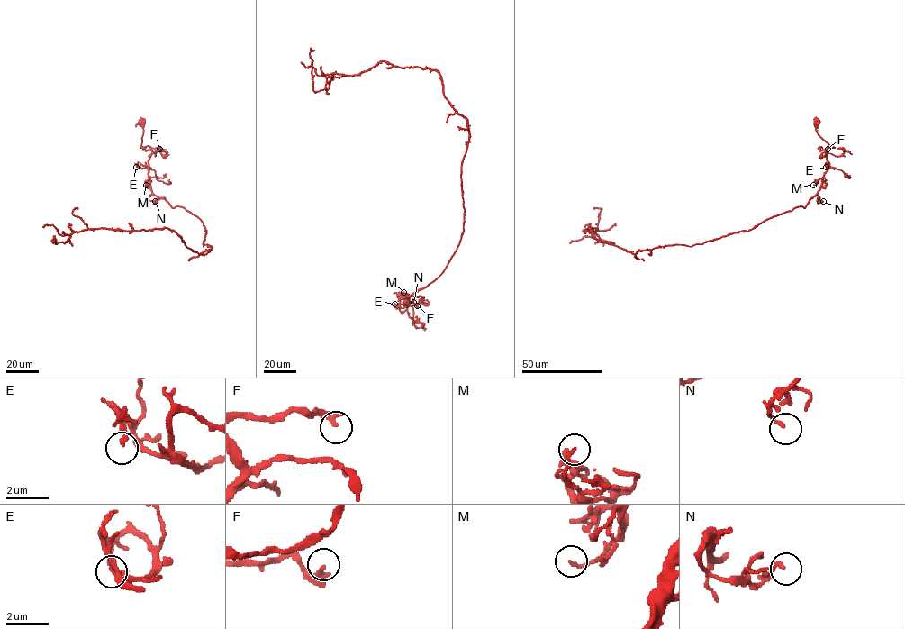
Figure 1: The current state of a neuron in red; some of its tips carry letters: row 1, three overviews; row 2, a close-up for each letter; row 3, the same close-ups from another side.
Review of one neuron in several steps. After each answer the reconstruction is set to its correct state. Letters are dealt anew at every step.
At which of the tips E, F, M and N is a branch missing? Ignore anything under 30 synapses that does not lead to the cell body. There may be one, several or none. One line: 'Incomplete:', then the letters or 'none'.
Incomplete: F

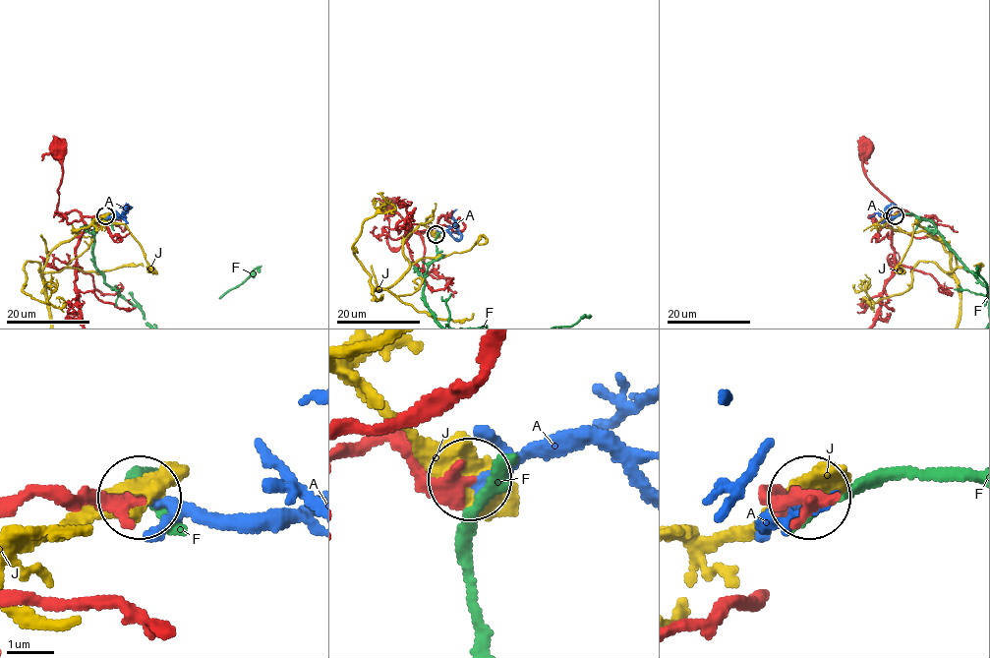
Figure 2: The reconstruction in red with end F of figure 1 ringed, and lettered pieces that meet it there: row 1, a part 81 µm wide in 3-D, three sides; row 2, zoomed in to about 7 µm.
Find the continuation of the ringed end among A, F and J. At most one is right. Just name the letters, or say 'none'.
A

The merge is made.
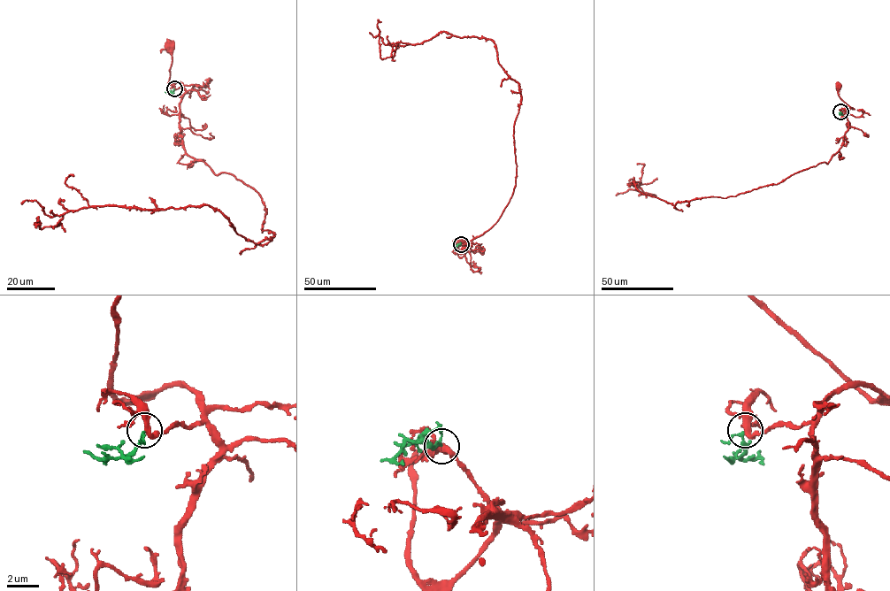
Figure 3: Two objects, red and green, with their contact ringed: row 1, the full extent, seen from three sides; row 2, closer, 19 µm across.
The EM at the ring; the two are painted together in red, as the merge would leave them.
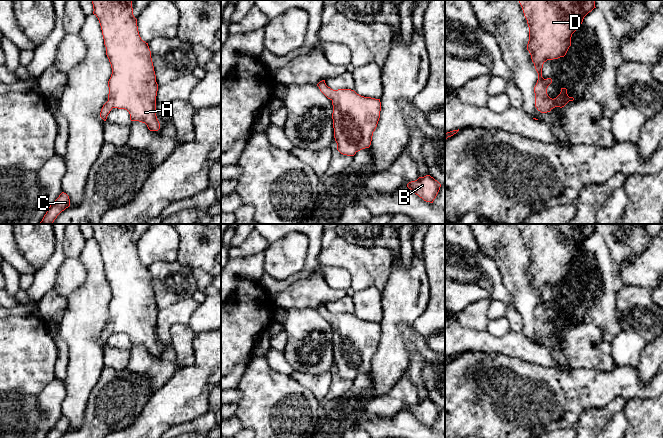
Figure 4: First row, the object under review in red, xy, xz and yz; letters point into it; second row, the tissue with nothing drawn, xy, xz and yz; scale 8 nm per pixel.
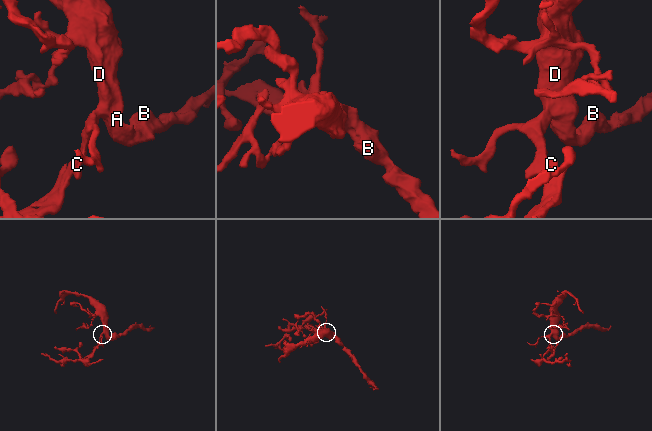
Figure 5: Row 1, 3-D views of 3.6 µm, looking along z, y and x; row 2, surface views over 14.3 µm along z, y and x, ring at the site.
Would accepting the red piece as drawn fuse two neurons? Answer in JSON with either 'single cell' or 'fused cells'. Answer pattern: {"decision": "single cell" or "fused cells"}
{"decision": "single cell"}

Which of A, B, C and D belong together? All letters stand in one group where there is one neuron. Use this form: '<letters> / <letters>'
A B C D

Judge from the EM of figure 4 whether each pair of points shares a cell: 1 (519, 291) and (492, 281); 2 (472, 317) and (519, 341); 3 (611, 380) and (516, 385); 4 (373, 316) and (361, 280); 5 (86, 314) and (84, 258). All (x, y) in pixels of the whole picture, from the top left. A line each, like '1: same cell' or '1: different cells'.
1: different cells
2: different cells
3: same cell
4: different cells
5: same cell

